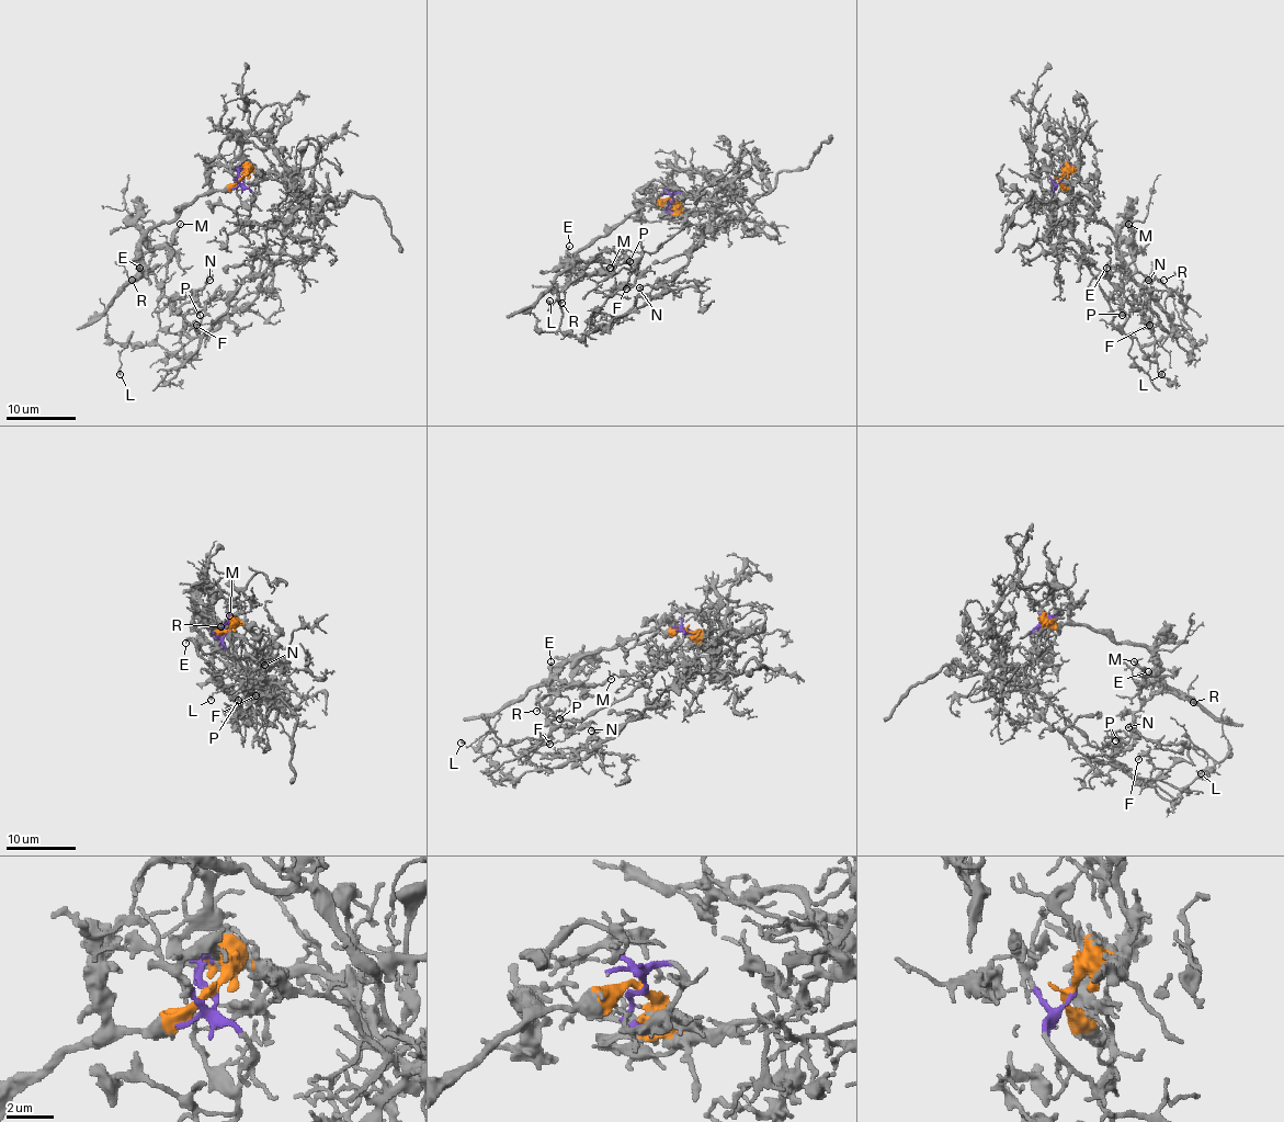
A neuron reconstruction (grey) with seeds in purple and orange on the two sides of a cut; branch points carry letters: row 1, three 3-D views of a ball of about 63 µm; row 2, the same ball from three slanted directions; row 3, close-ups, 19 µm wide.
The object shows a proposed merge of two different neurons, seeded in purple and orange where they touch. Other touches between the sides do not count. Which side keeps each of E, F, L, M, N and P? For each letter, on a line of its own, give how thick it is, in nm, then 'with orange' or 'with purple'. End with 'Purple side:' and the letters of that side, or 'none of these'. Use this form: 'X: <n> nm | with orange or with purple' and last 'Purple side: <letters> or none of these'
E: 160 nm | with orange
F: 160 nm | with purple
L: 220 nm | with purple
M: 220 nm | with orange
N: 120 nm | with purple
P: 150 nm | with purple
Purple side: F, L, N, P

